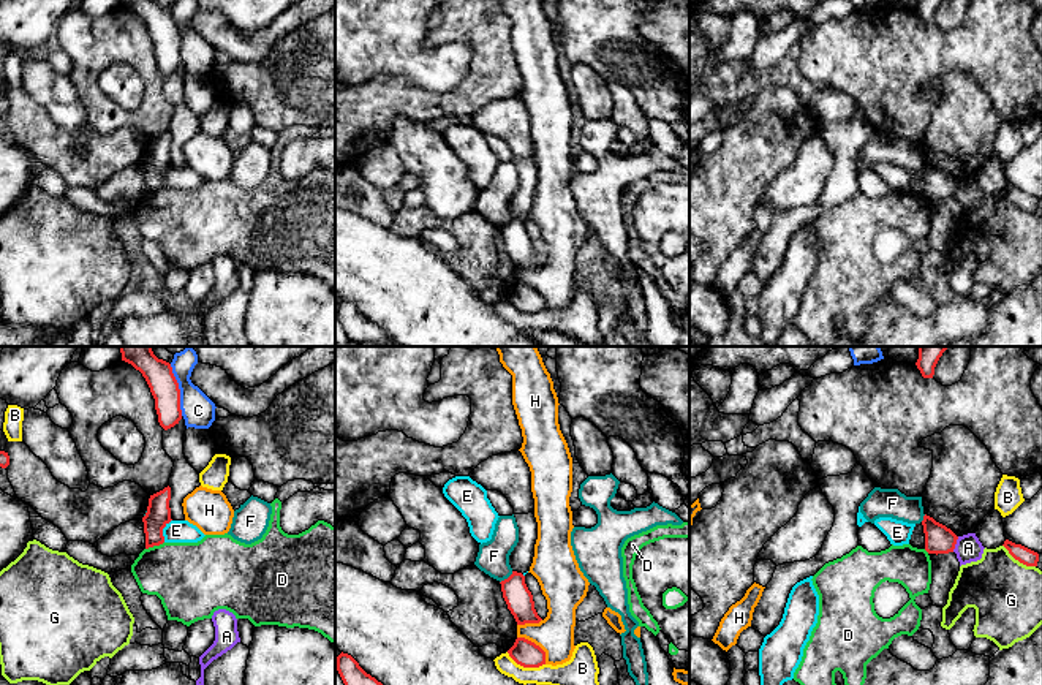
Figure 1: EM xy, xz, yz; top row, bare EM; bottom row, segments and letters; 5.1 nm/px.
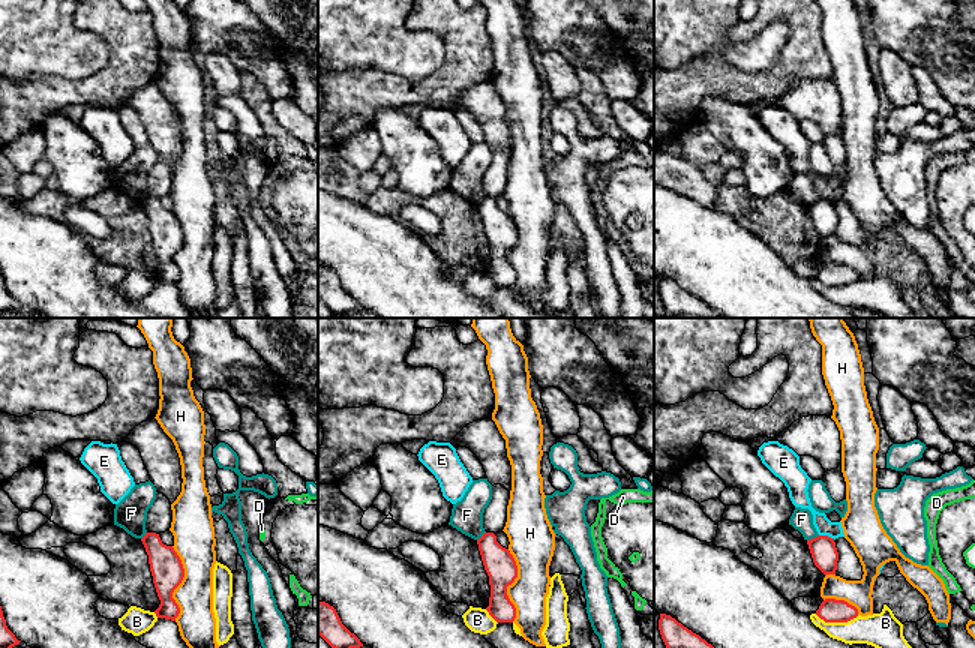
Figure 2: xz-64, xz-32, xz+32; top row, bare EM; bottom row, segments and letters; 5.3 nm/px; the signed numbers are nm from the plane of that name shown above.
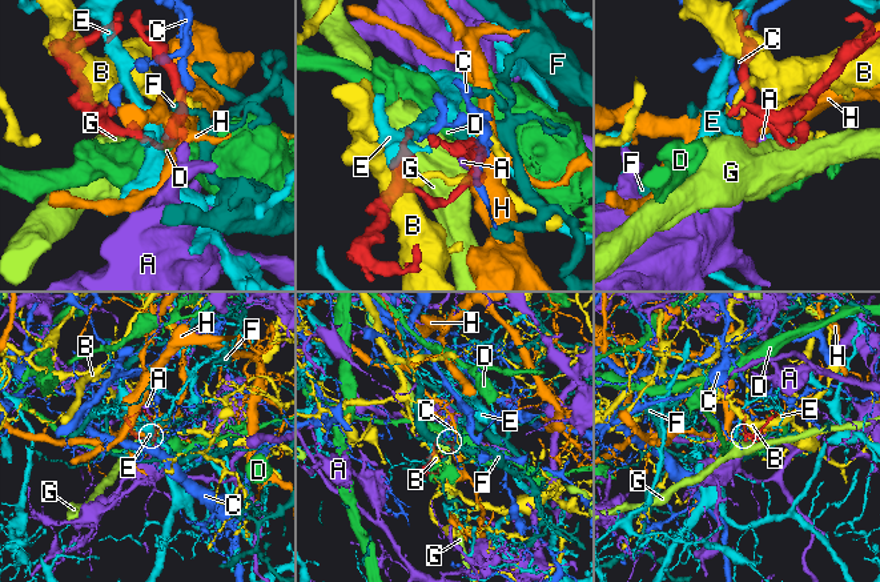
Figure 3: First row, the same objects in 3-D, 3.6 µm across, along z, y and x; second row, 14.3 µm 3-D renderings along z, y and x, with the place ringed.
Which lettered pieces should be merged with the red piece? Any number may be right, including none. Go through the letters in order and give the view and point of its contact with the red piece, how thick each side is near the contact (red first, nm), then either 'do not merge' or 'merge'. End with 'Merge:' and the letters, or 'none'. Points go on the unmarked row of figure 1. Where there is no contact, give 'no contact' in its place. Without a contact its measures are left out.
A: yz (955, 189) | 140/140 nm | do not merge
B: xz (525, 312) | 140/160 nm | do not merge
C: xy (179, 35) | 140/170 nm | do not merge
D: xy (154, 190) | 130/360 nm | do not merge
E: xy (162, 176) | 130/110 nm | do not merge
F: xz (508, 223) | 140/160 nm | do not merge
G: yz (1019, 206) | 90/360 nm | do not merge
H: xz (535, 290) | 140/190 nm | do not merge
Merge: none

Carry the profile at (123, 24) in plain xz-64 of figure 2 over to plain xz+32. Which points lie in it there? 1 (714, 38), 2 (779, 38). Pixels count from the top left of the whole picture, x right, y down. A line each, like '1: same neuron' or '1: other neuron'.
1: other neuron
2: other neuron

